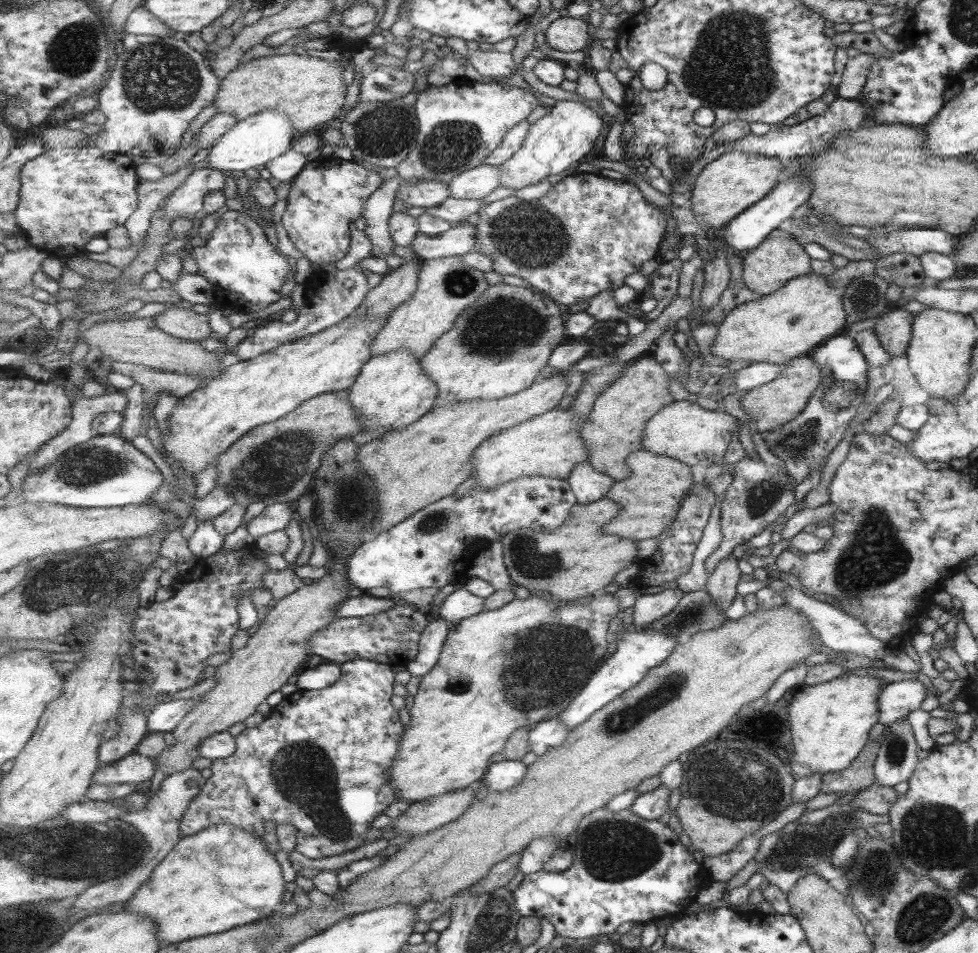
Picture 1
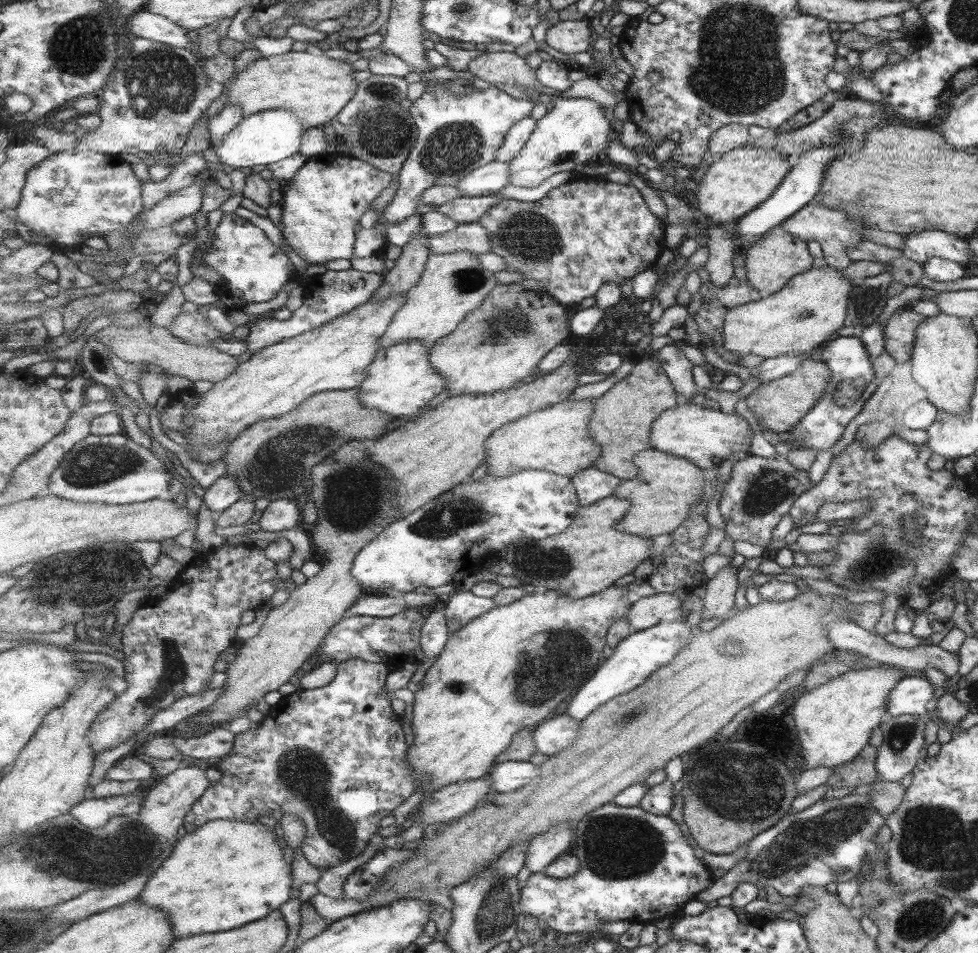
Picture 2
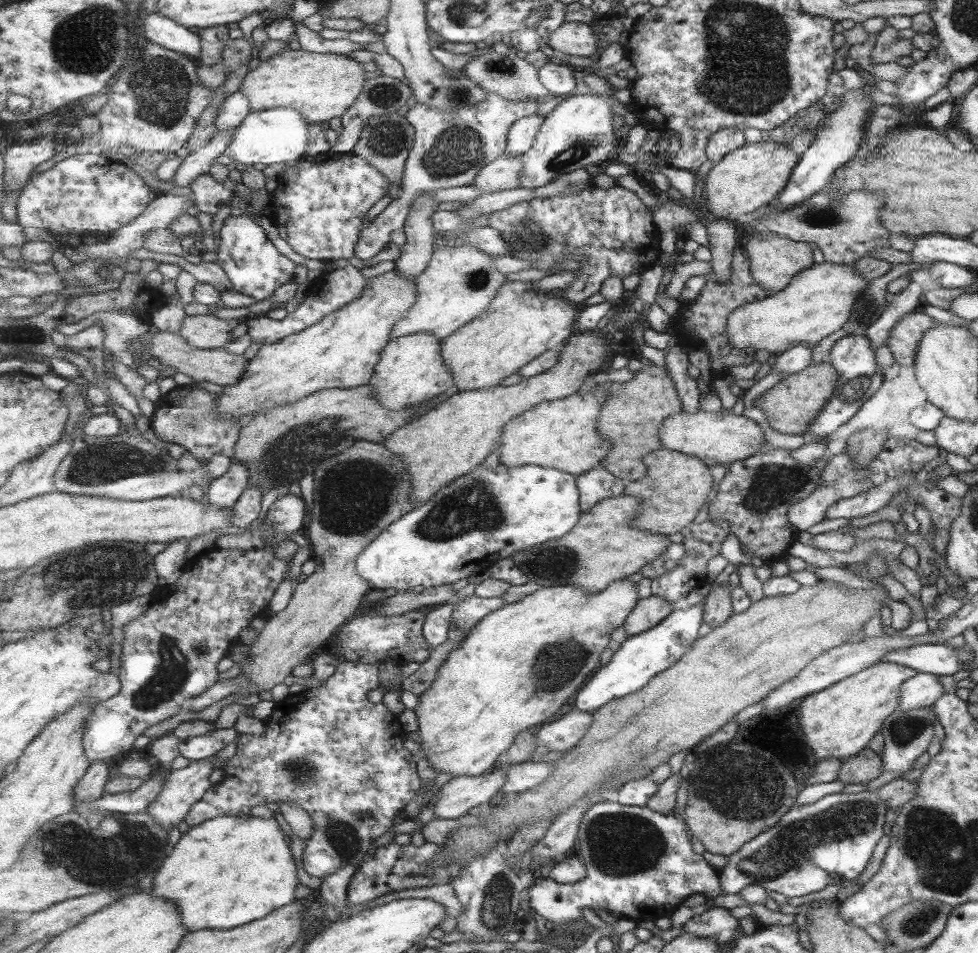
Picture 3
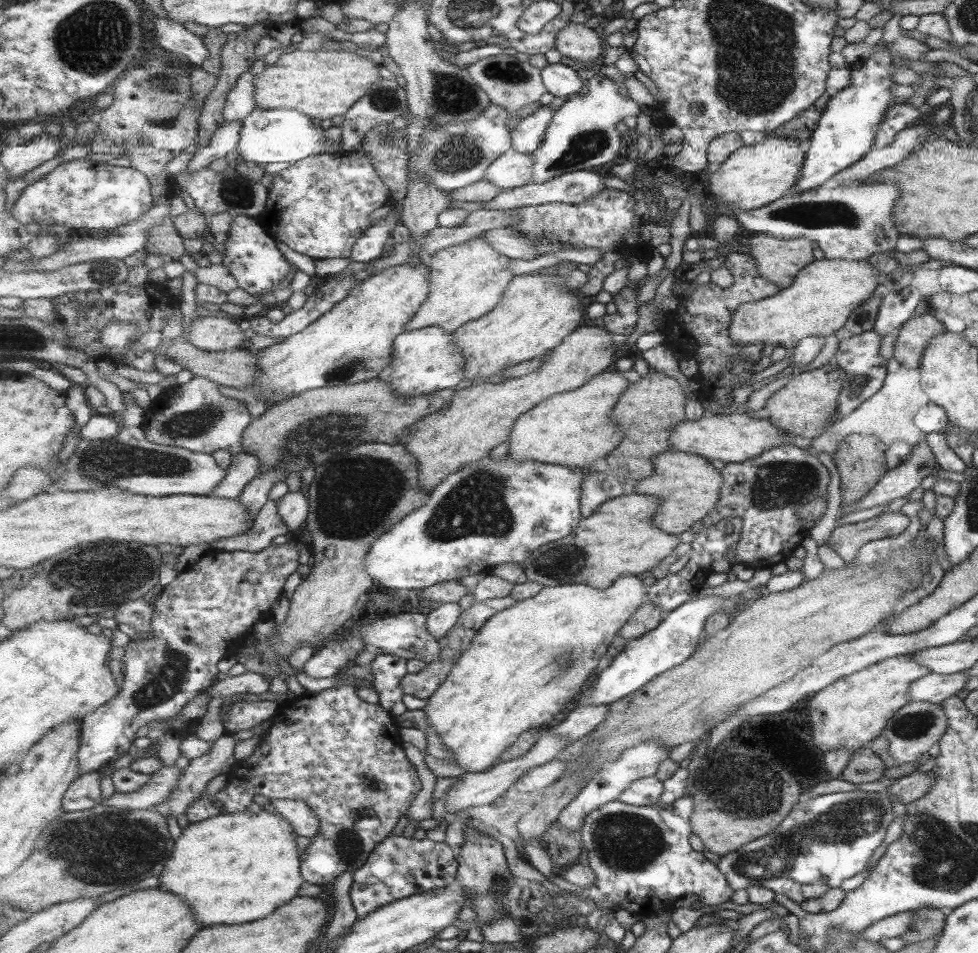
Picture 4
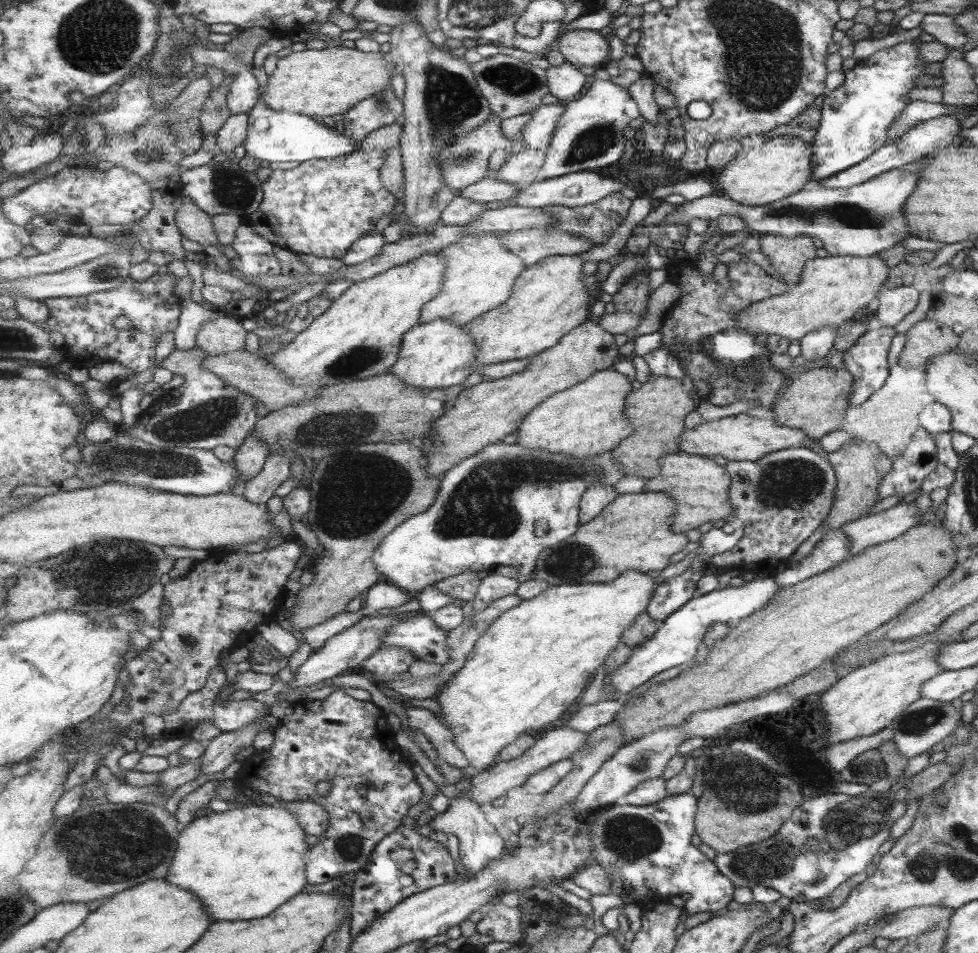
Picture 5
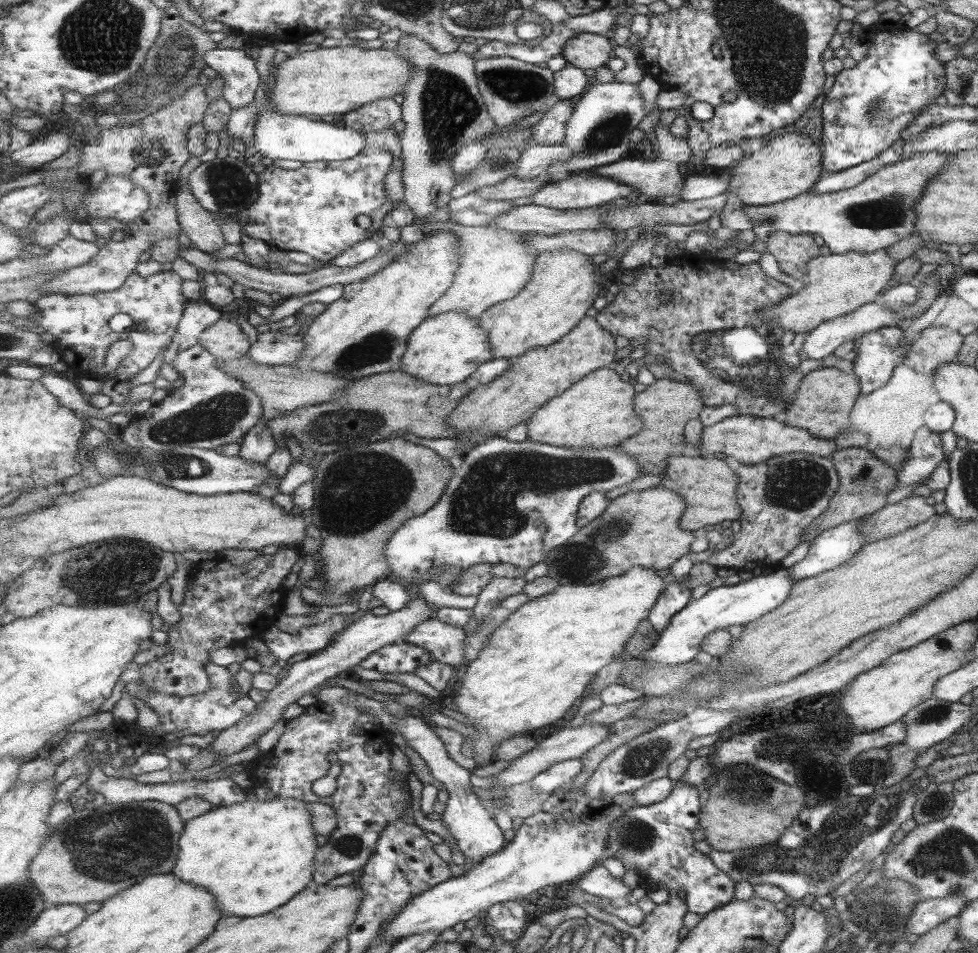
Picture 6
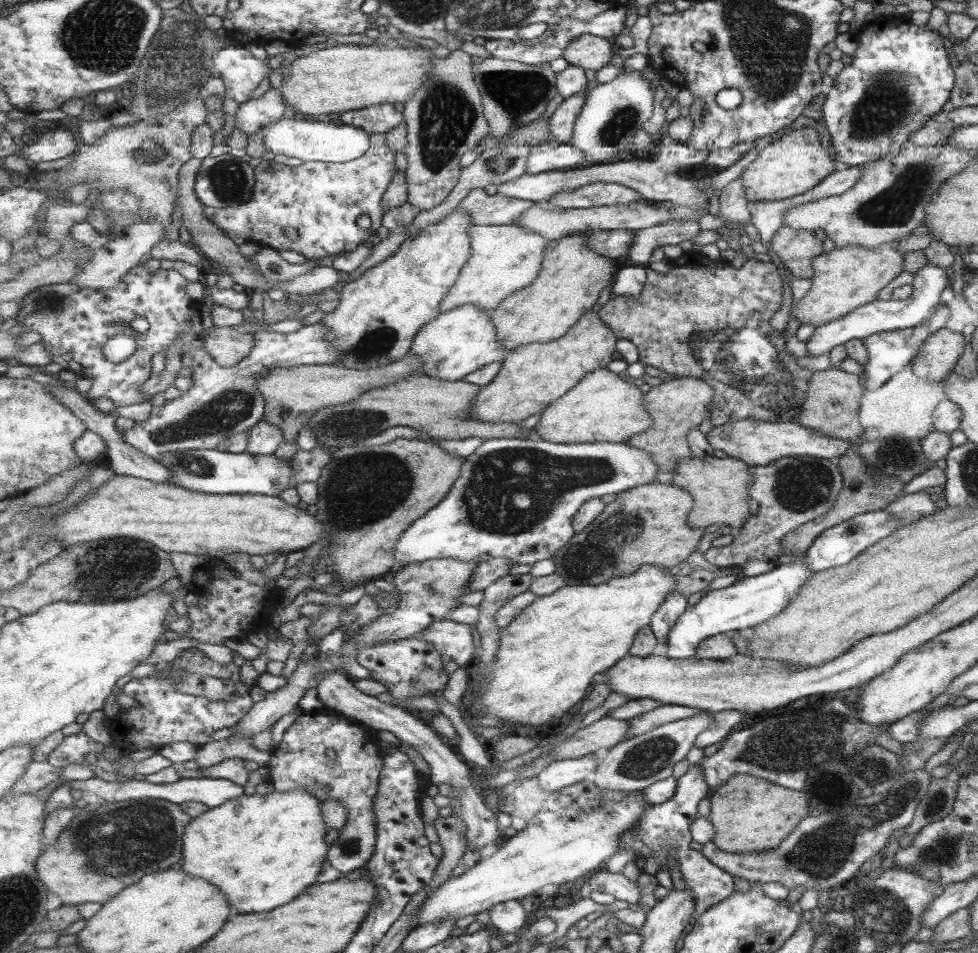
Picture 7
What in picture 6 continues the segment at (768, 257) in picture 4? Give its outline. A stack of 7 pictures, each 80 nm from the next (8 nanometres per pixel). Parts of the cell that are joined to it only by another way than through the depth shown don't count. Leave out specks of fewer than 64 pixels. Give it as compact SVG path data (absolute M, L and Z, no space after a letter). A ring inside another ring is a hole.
M781 230L774 231L766 244L767 252L774 256L779 270L800 280L805 279L808 262L820 255L819 247L811 235L791 236Z

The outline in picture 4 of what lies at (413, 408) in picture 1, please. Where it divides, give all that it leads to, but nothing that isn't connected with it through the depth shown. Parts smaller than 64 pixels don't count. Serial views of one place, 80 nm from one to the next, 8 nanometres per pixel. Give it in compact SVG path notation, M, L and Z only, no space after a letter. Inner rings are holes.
M440 326L405 331L396 338L393 362L382 372L379 379L392 384L396 393L408 397L434 393L439 389L455 388L466 378L466 361L461 347L454 343L456 336Z

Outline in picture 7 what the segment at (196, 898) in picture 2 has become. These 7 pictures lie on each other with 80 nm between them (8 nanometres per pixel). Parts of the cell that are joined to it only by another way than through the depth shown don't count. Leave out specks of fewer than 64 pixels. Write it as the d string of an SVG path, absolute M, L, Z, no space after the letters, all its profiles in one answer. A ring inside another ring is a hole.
M297 787L289 792L274 790L264 795L243 795L220 807L209 809L195 817L186 828L185 872L221 886L231 904L235 902L235 908L243 910L245 914L263 910L269 912L289 904L318 882L327 860L331 844L327 844L323 838L327 836L330 826L324 819L323 805L324 802L313 796L307 788Z

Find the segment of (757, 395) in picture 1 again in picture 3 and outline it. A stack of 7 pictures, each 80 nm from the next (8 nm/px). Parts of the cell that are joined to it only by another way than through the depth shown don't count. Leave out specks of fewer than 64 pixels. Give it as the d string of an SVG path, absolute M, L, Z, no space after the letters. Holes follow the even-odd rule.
M828 362L811 363L795 374L783 377L763 395L755 399L755 406L763 410L770 426L781 434L806 434L811 421L818 416L833 397L839 378L836 369Z

